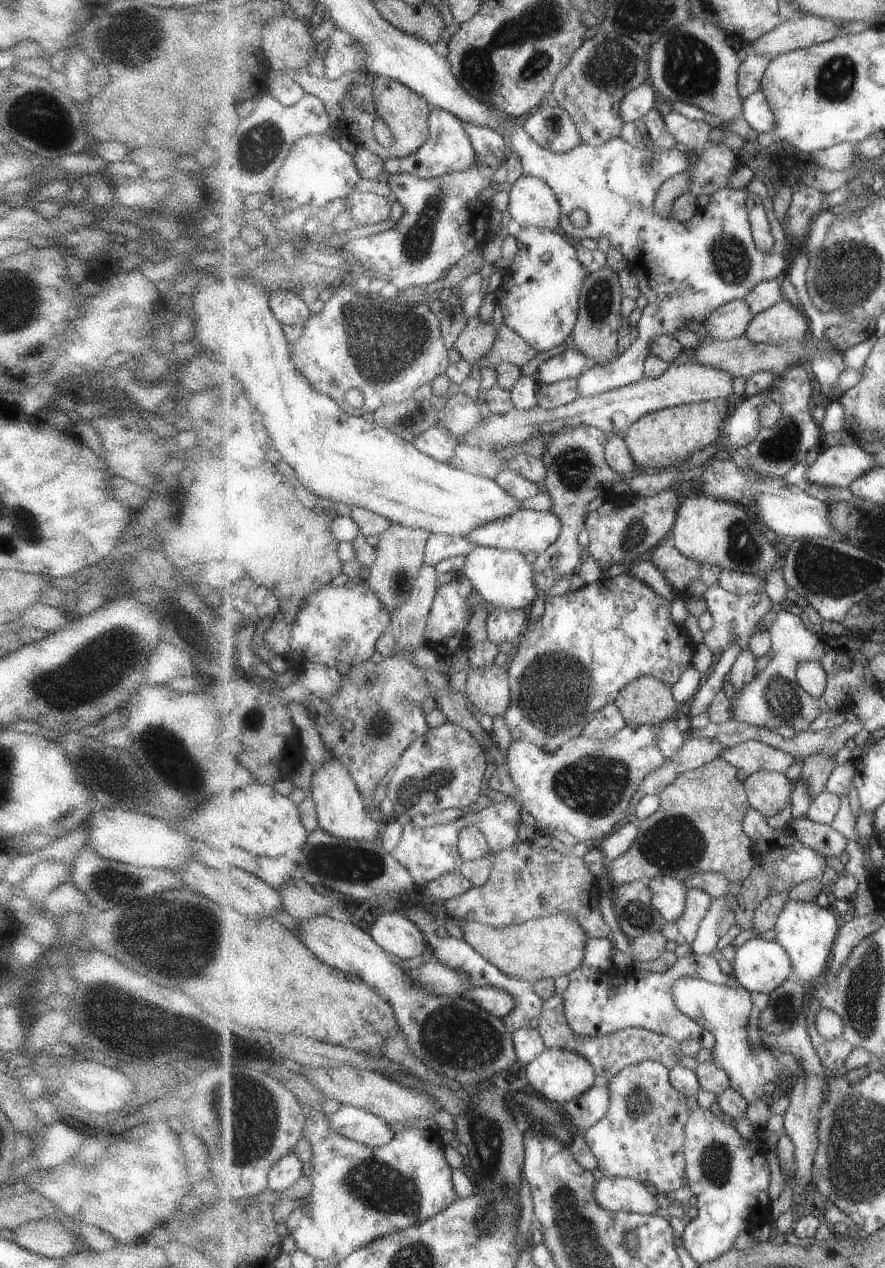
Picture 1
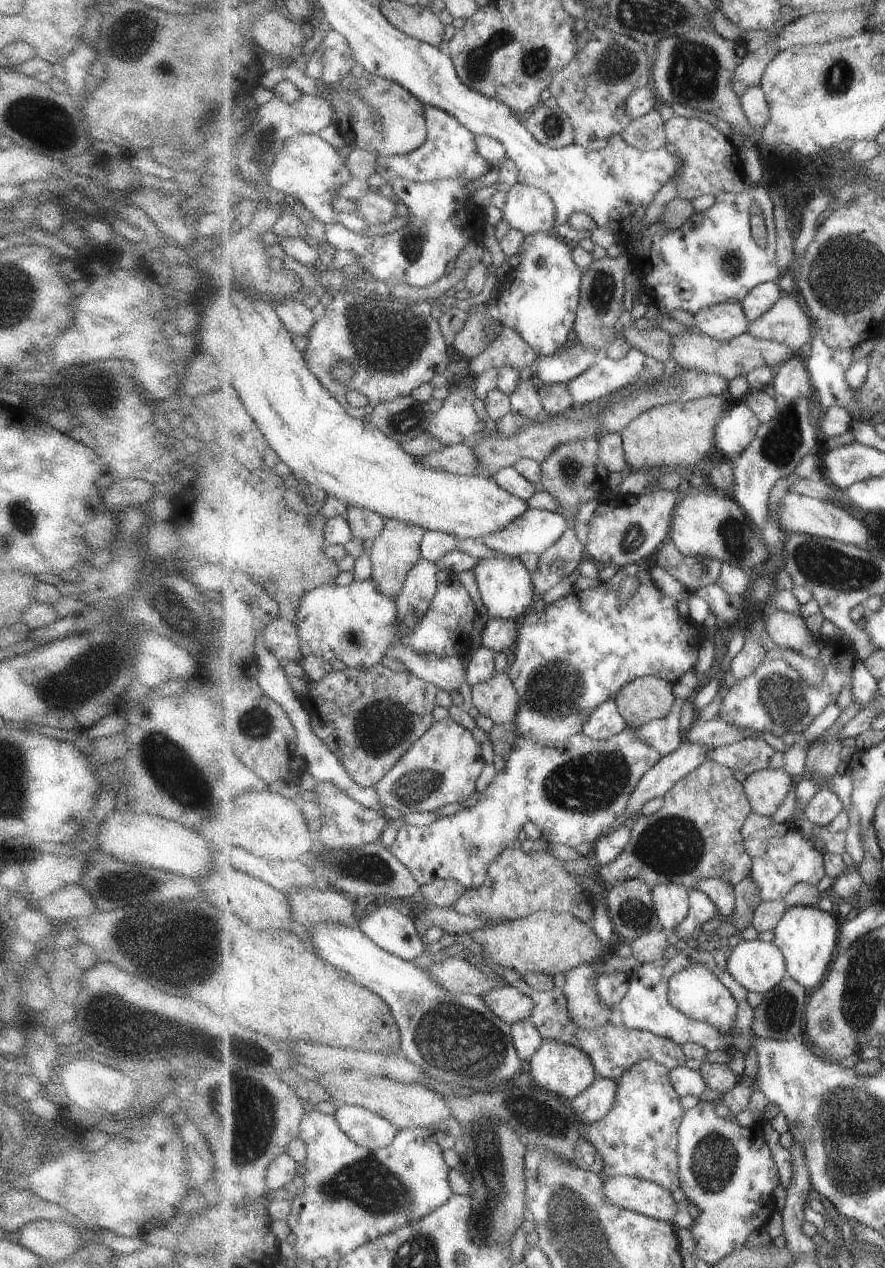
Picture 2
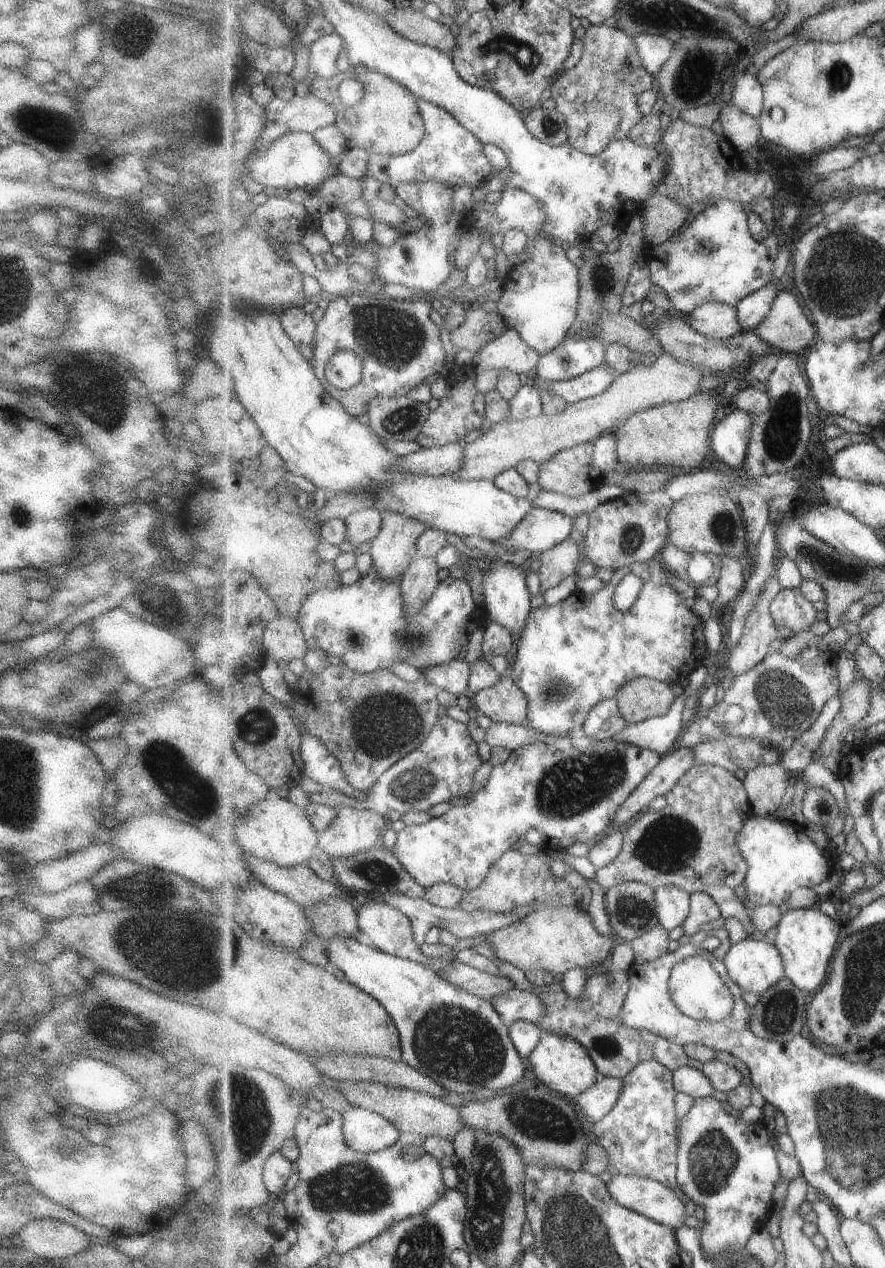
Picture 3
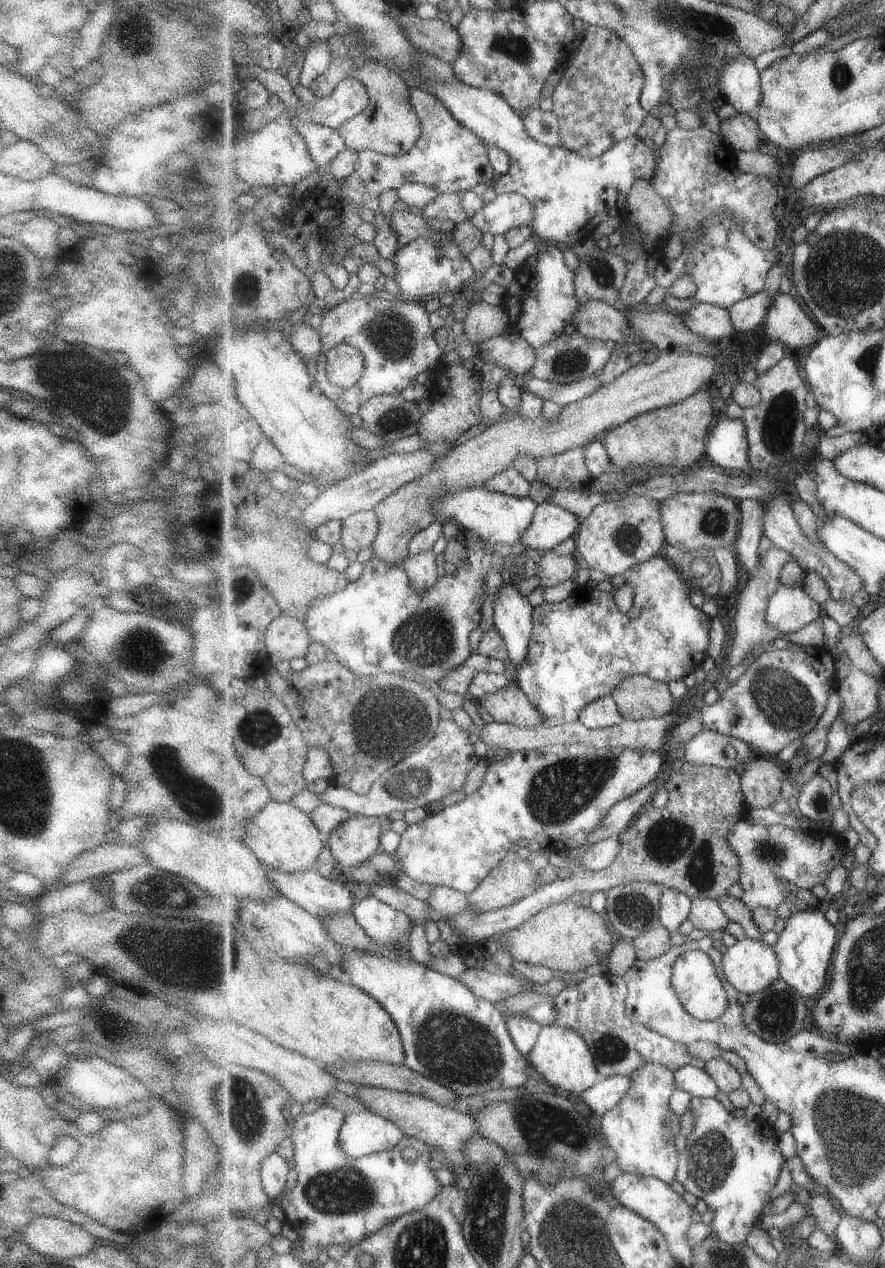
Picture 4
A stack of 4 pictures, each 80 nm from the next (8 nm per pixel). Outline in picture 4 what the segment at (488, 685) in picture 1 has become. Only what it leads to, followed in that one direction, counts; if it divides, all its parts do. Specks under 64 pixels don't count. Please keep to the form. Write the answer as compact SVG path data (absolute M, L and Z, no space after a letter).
M513 680L509 686L497 690L495 694L487 694L477 705L477 709L486 710L494 721L521 728L537 728L543 725L543 714L525 695Z

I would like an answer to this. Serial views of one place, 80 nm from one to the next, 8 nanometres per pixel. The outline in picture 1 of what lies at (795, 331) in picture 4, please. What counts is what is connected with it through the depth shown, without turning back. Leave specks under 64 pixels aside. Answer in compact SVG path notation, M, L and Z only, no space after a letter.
M781 300L770 309L756 314L744 335L756 343L799 340L809 335L809 324L801 308L789 300Z

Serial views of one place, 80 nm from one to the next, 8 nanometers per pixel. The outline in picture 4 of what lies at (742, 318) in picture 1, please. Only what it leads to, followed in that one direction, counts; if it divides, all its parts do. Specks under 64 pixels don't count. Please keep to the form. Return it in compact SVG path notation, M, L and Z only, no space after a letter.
M701 303L682 317L691 332L702 335L709 341L720 342L721 338L731 336L735 332L729 318L729 309L721 308L721 306Z

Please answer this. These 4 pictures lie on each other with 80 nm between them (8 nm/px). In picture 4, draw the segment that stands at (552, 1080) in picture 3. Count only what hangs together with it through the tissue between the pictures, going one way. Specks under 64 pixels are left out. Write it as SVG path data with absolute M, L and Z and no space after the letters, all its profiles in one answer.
M563 1024L545 1025L535 1049L528 1058L531 1058L532 1065L544 1077L545 1082L563 1088L567 1093L581 1095L605 1079L599 1073L595 1056L591 1054L591 1048L582 1032Z

